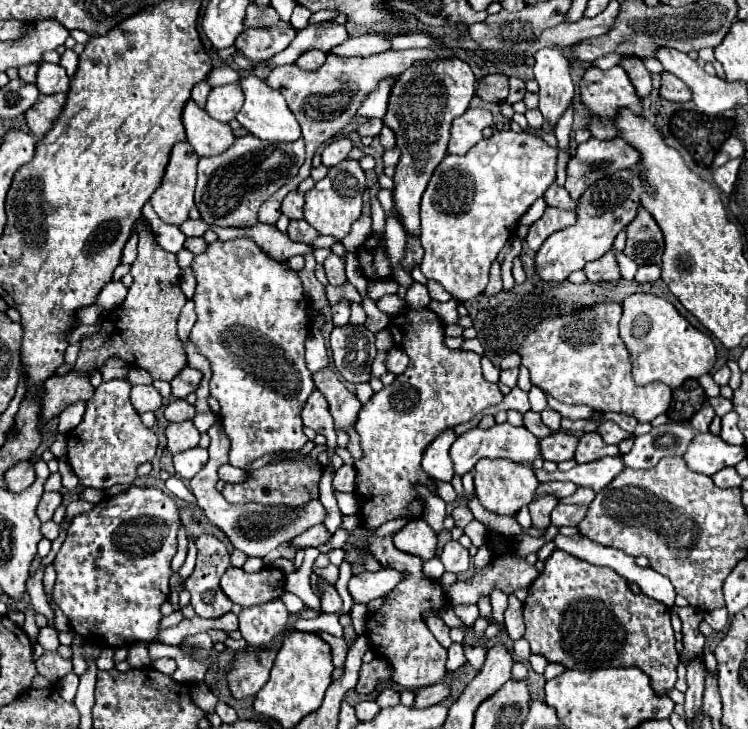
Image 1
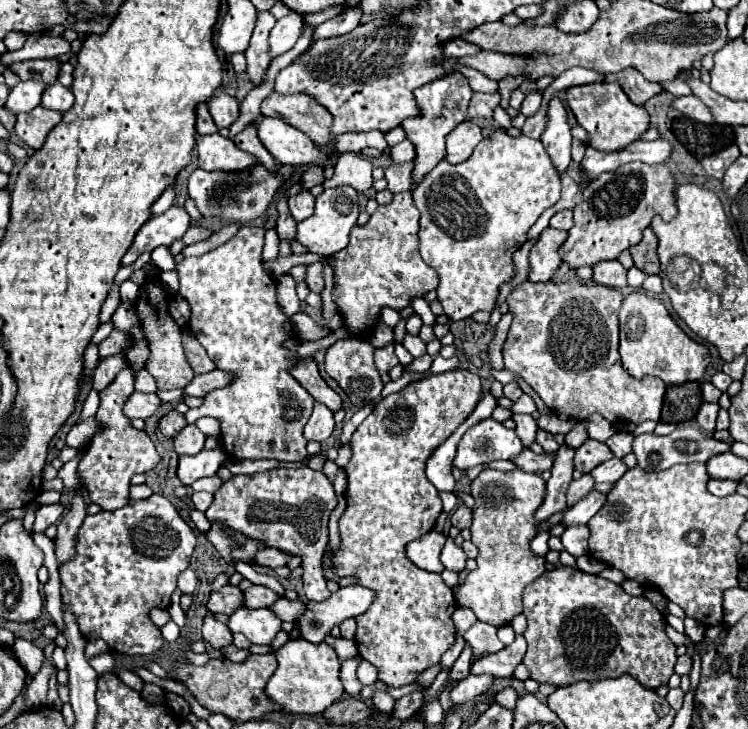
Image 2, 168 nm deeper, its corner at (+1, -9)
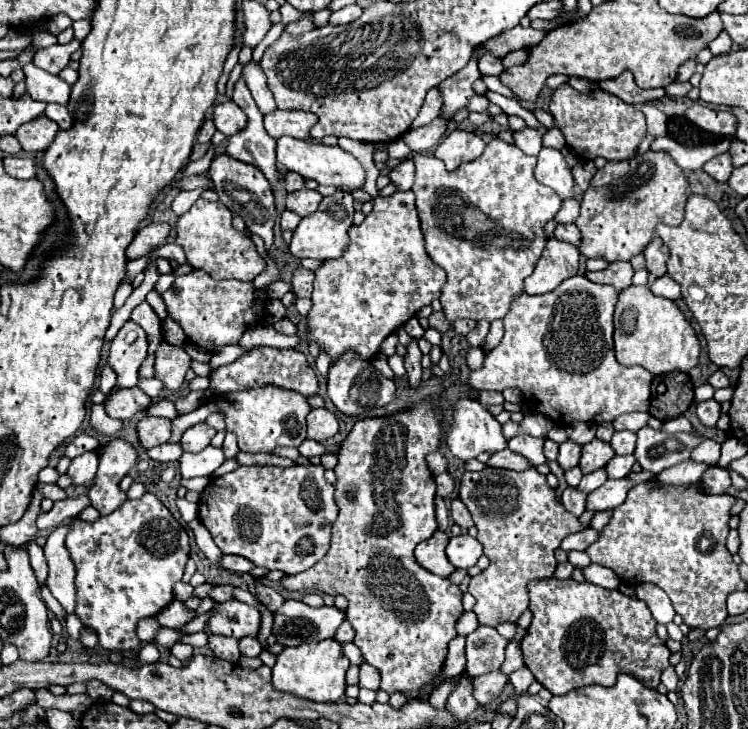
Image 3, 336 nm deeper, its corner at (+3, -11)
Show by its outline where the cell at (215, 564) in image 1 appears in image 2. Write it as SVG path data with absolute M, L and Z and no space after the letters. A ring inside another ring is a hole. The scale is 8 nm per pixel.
M206 613L204 625L202 625L202 637L214 649L222 649L232 643L232 631L224 623L220 623L214 613Z

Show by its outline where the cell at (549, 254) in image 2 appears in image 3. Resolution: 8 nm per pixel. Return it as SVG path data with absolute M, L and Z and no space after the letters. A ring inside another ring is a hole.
M550 237L534 273L524 283L524 293L528 295L550 293L564 279L578 273L578 257L580 253L576 251L574 245Z

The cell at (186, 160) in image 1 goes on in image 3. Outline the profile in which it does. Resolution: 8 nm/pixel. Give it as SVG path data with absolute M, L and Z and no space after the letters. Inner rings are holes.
M150 223L138 229L138 235L134 235L134 243L130 243L128 247L128 259L136 259L152 253L154 247L158 247L168 239L168 233L170 227L166 223Z

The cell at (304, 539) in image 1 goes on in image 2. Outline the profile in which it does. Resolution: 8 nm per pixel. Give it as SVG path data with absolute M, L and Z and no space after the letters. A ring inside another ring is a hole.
M268 547L268 549L264 549L264 551L260 551L260 553L256 555L254 563L276 569L276 567L288 565L290 559L292 559L292 553L280 553L280 549L272 549L272 547Z

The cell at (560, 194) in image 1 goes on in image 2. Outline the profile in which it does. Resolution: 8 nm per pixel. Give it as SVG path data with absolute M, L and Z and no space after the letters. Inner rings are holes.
M566 209L566 211L558 211L552 219L550 219L550 227L554 229L570 229L572 227L572 211Z

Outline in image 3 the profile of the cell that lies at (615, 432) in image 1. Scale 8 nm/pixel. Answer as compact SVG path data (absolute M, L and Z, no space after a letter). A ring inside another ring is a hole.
M618 431L618 433L614 433L610 445L616 451L616 455L630 455L630 453L634 453L634 447L636 447L636 433Z

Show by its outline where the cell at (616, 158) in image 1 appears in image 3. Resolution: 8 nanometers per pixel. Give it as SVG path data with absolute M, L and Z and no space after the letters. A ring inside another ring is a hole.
M658 137L654 143L652 143L652 149L654 151L666 151L678 167L682 169L702 169L702 165L706 161L710 161L712 157L716 155L722 155L730 149L730 143L732 139L722 139L718 143L708 143L708 145L700 145L700 147L688 147L688 145L680 145L678 141L674 141L672 137Z

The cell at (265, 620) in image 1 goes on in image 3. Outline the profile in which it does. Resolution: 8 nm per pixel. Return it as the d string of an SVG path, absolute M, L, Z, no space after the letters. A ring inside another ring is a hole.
M240 601L216 603L210 609L210 619L206 623L208 633L228 635L228 637L256 637L260 627L260 613L256 607L250 607Z

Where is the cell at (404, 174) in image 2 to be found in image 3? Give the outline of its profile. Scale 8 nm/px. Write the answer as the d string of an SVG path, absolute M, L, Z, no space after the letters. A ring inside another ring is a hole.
M408 159L404 161L400 167L396 167L390 175L390 181L398 185L400 191L408 191L412 189L412 183L414 183L414 163Z

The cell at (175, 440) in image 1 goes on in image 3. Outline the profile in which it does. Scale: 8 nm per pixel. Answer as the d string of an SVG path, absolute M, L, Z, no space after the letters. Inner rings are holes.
M198 423L198 425L190 427L190 429L182 435L180 445L182 445L184 451L198 453L198 451L202 451L204 447L210 445L210 441L212 441L214 435L216 435L216 429L212 429L212 427L206 425L206 423Z

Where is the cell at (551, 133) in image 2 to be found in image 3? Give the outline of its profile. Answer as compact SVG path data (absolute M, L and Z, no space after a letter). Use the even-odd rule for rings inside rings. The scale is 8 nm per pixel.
M542 149L534 169L538 183L556 191L556 195L566 201L574 197L574 177L558 149Z

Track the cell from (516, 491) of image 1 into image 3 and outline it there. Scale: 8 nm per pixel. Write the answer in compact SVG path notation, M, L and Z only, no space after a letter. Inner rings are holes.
M484 467L478 473L466 471L460 481L460 499L472 513L474 525L478 529L478 541L484 545L484 555L488 557L490 565L476 577L470 579L468 591L476 599L474 613L480 625L496 627L500 623L514 623L524 609L528 609L528 583L536 579L554 577L556 571L556 557L554 551L560 547L562 539L578 533L590 525L582 525L580 519L564 509L558 501L556 491L548 485L546 475L540 475L536 469L526 471L508 471L508 469L490 469Z

